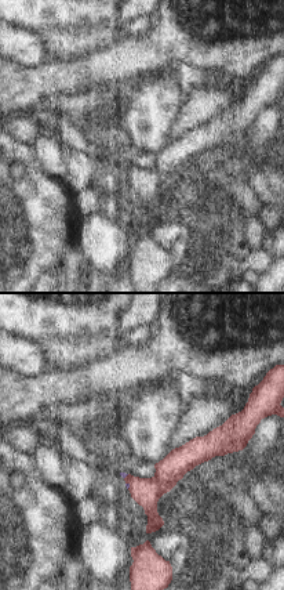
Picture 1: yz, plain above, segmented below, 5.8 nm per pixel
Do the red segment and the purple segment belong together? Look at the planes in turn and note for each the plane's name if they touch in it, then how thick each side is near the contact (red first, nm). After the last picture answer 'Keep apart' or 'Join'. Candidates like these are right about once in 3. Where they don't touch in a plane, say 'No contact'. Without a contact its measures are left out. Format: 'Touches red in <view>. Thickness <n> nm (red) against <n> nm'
Touches red in yz. Thickness 160 nm (red) against 20 nm

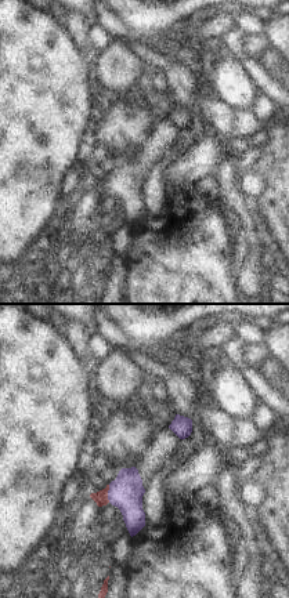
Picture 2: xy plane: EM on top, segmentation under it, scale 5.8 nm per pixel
Touches red in xy. Thickness 80 nm (red) against 200 nm

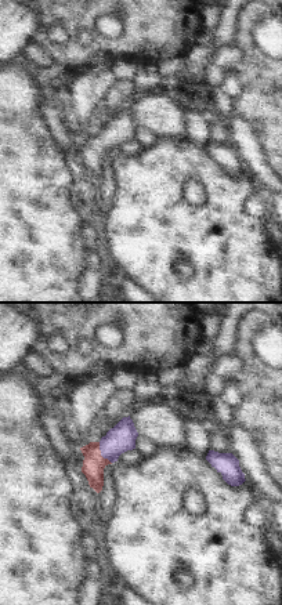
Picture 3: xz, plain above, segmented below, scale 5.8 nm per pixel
Touches red in xz. Thickness 130 nm (red) against 160 nm

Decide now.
Join

